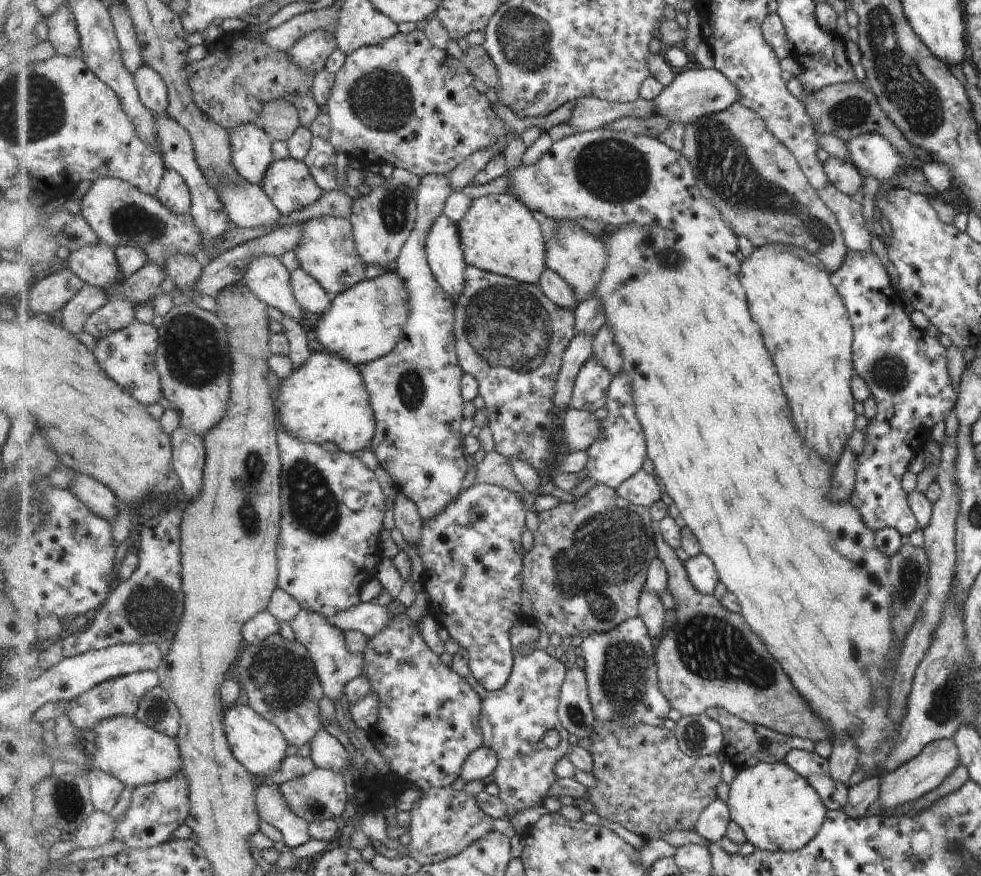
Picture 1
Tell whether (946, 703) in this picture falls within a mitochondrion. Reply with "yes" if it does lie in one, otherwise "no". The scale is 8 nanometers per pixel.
yes

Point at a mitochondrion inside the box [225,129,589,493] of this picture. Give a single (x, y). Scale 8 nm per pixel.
(509, 328)

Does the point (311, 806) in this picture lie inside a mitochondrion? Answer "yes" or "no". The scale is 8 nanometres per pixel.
yes

